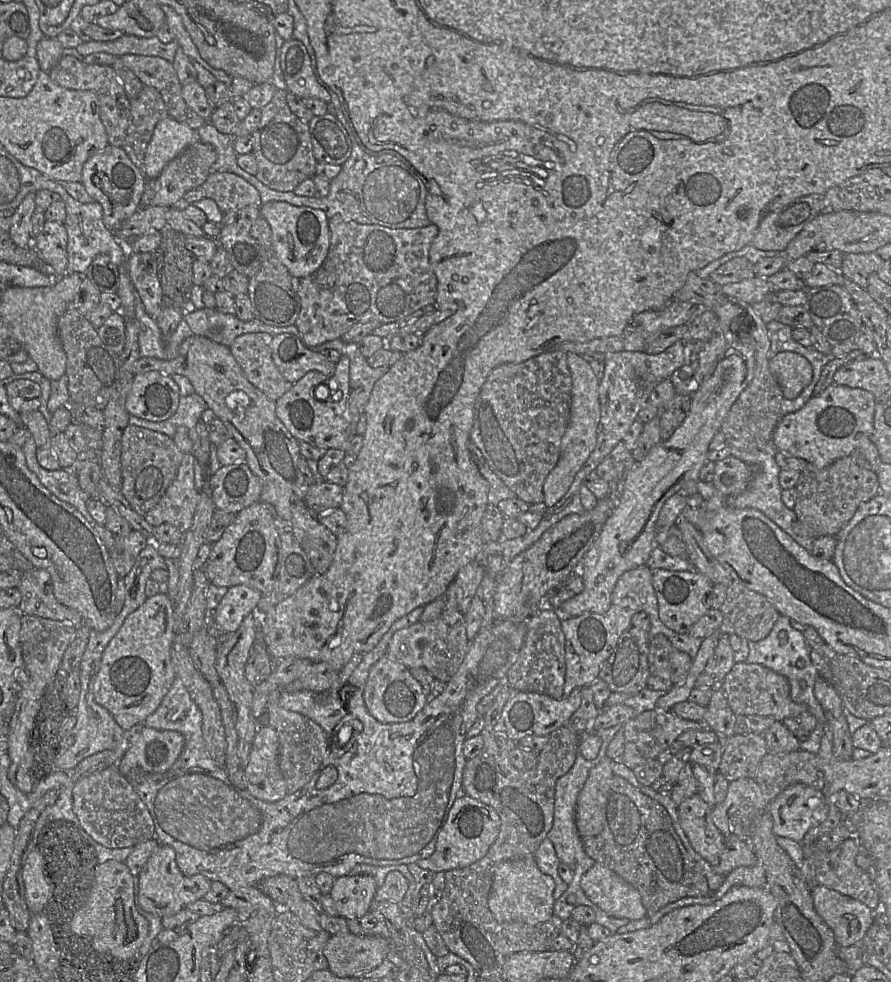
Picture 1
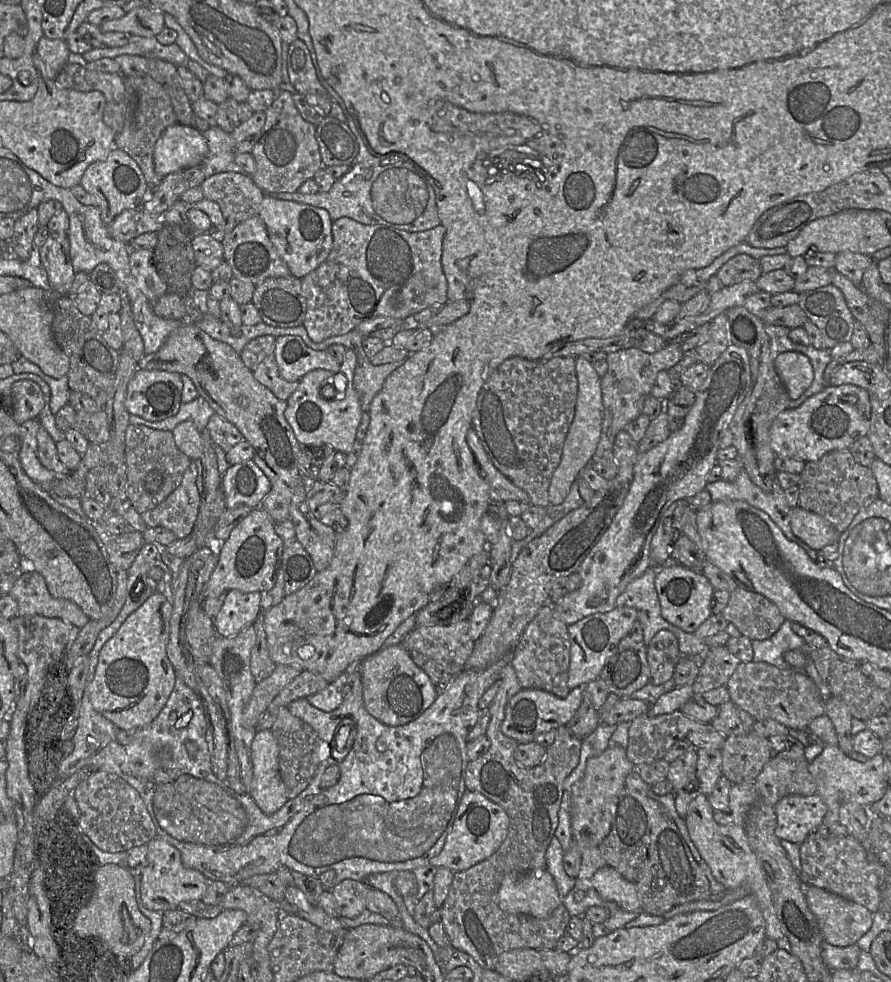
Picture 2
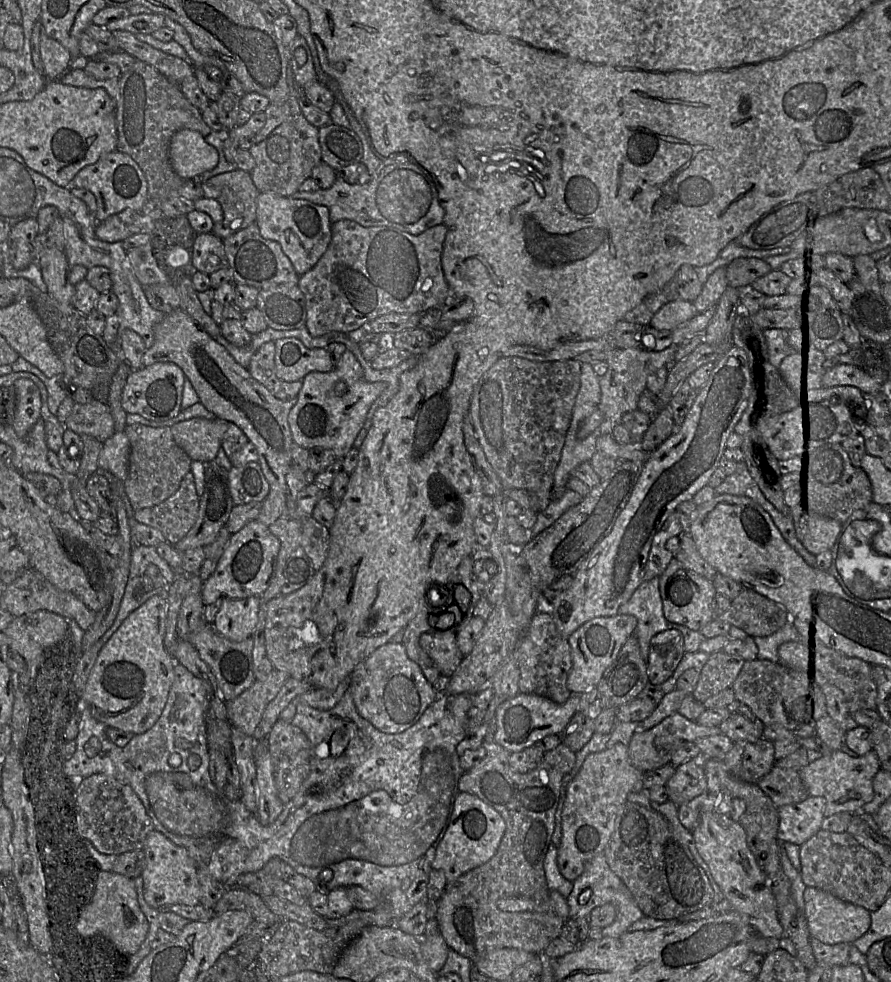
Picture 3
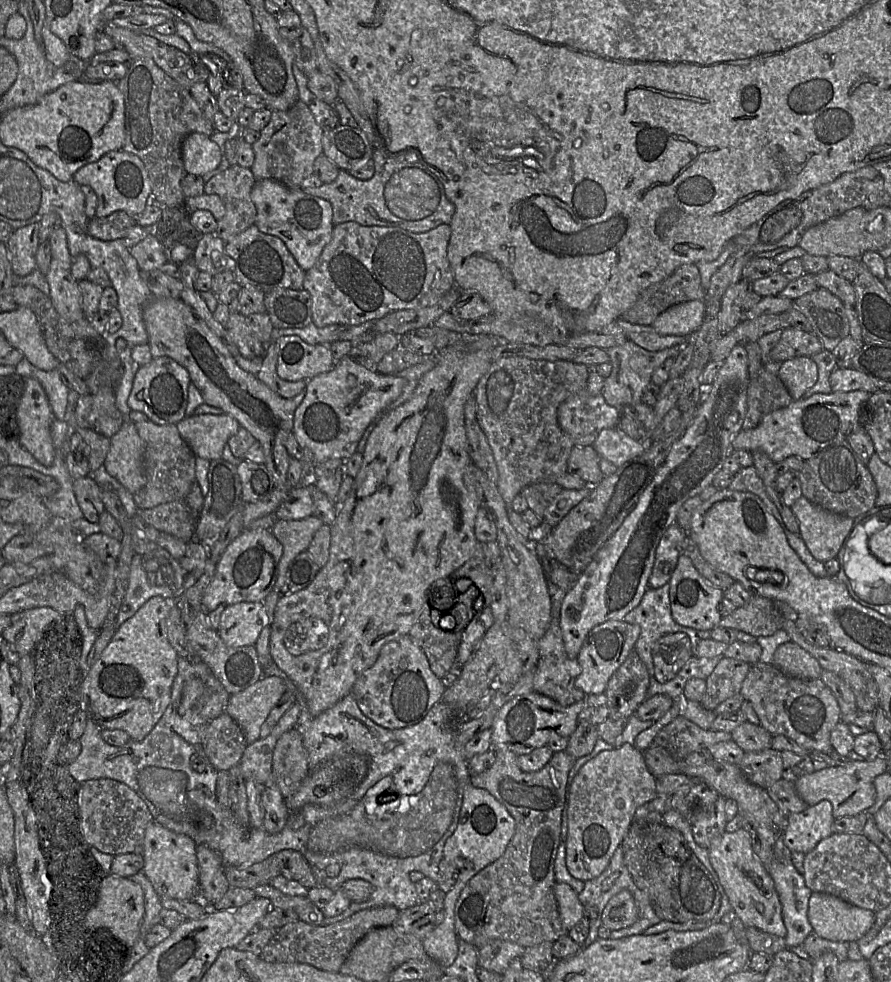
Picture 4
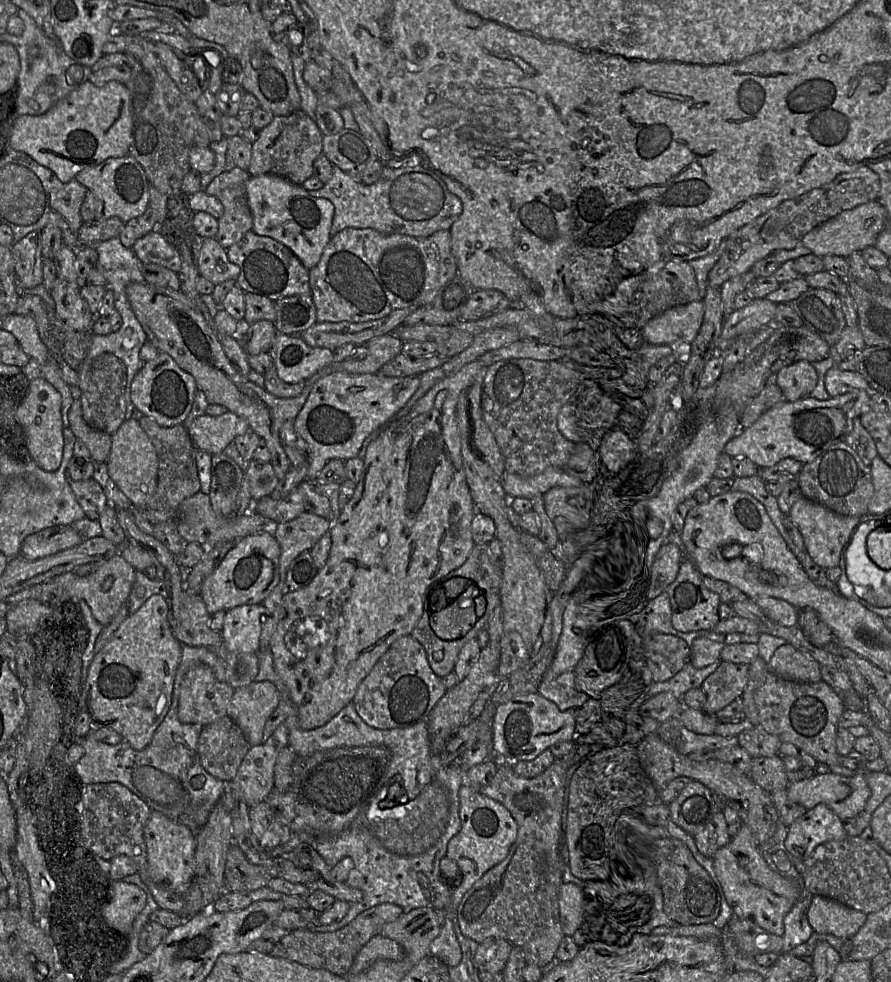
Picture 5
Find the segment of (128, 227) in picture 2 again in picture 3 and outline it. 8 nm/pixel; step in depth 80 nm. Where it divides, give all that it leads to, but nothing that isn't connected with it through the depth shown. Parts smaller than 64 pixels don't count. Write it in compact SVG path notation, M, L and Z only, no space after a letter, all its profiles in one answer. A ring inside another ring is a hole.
M124 209L110 215L103 221L99 221L95 227L95 235L98 239L113 243L123 241L133 234L141 232L151 233L152 220L144 216L140 211Z

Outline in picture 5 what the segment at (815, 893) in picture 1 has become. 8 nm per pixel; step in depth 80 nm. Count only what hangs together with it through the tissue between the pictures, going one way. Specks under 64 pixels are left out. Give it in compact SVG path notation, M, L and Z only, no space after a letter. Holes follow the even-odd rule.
M813 895L807 917L814 932L832 934L841 939L850 939L860 930L867 920L867 914L820 895Z

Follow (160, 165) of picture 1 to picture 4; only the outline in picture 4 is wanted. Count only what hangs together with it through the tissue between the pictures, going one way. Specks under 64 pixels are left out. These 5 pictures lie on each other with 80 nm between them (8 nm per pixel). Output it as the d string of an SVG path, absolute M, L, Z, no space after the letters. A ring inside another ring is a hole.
M198 132L185 137L181 153L187 174L202 176L216 169L221 162L219 146L208 136Z

